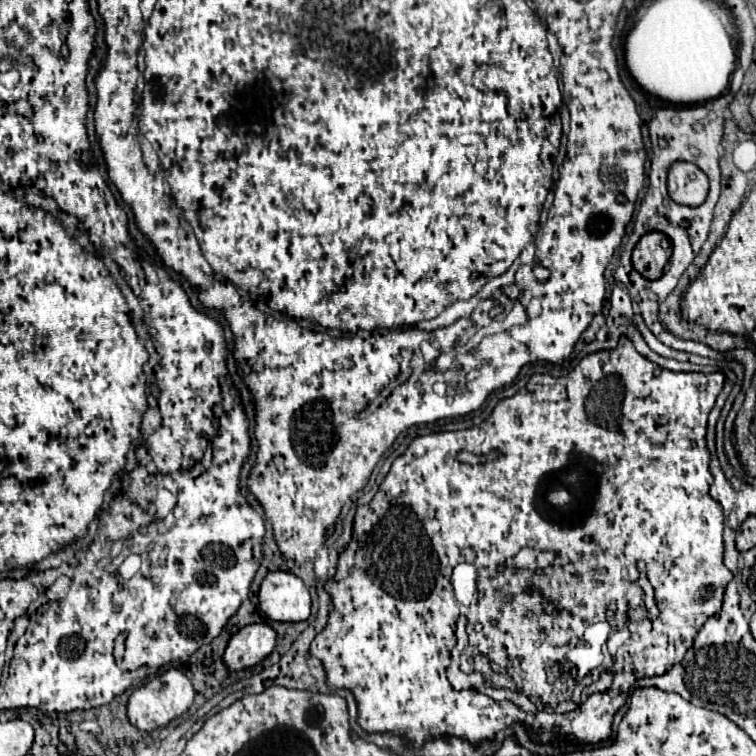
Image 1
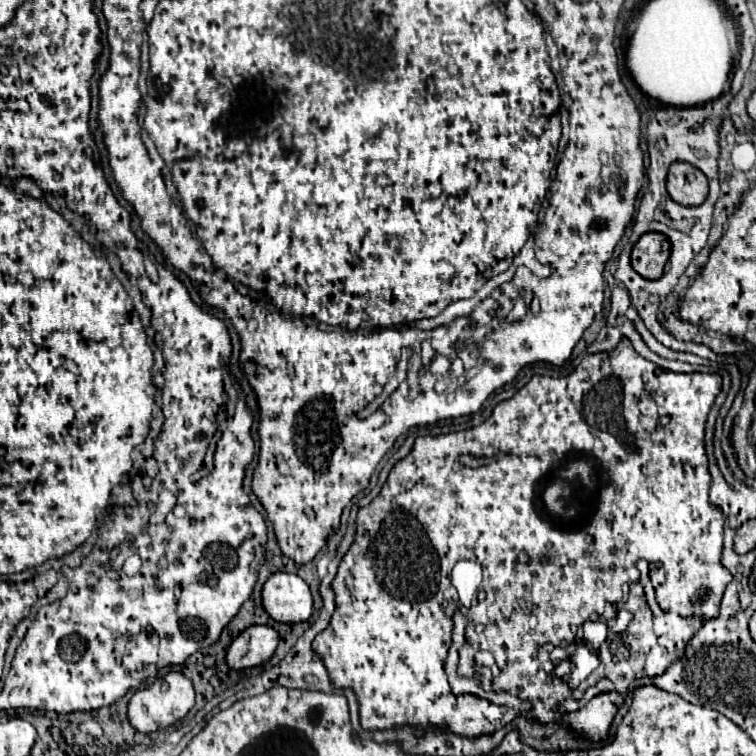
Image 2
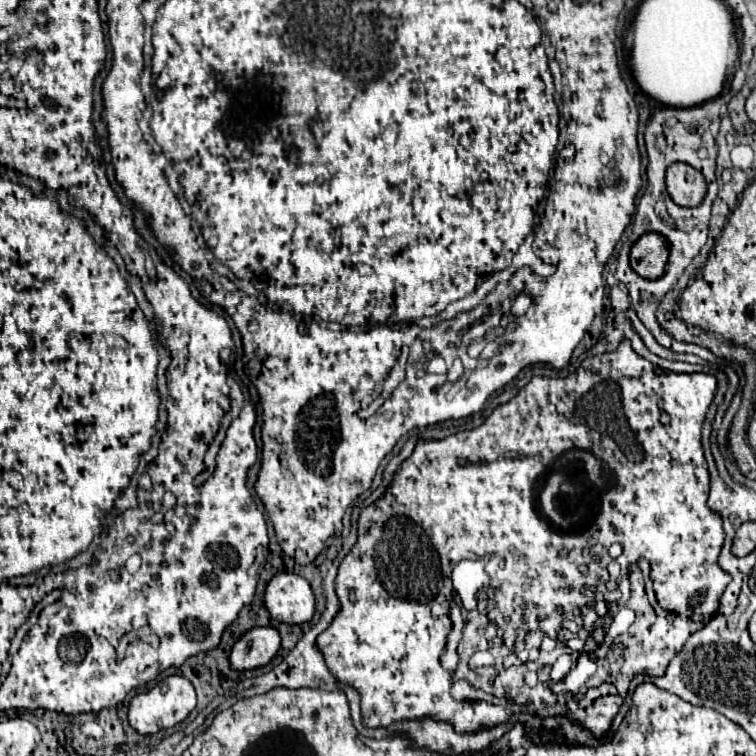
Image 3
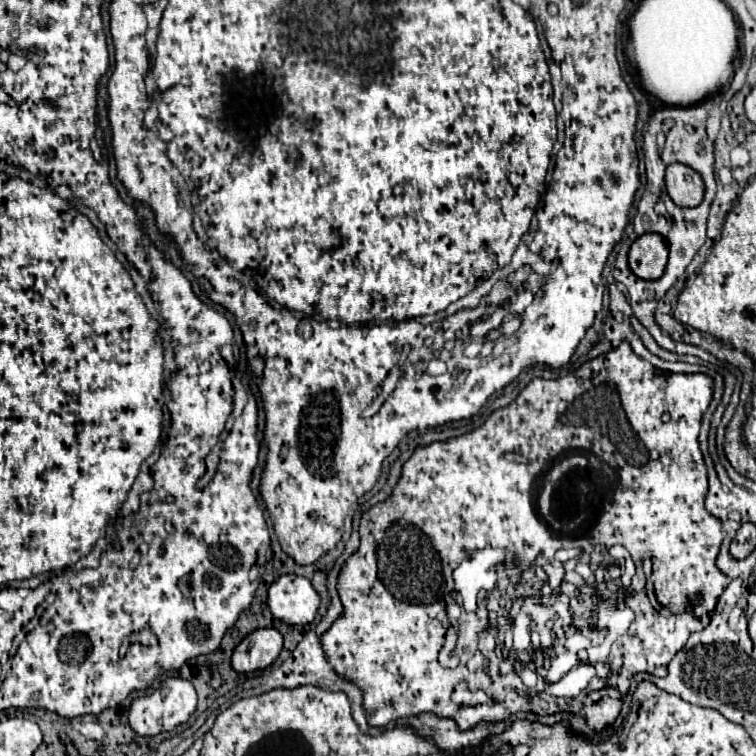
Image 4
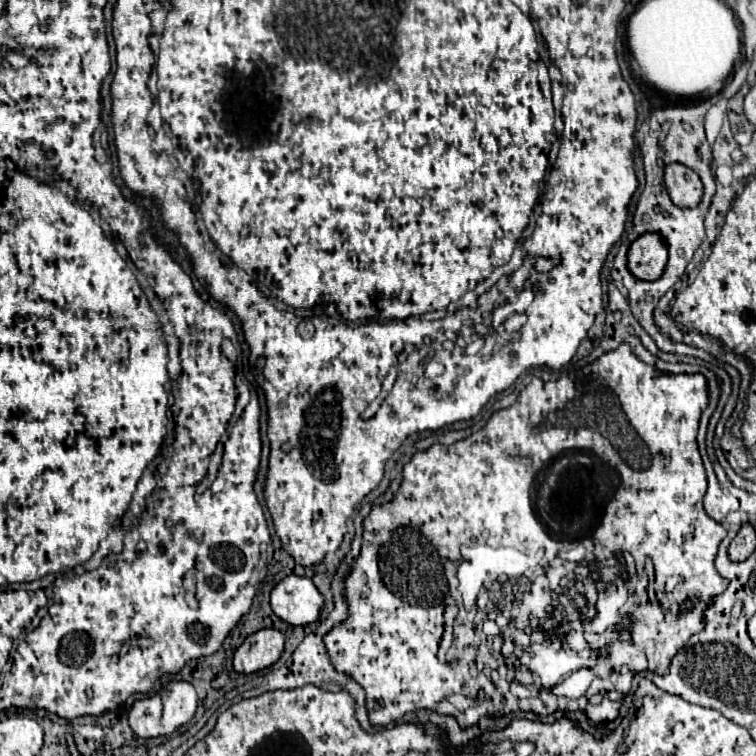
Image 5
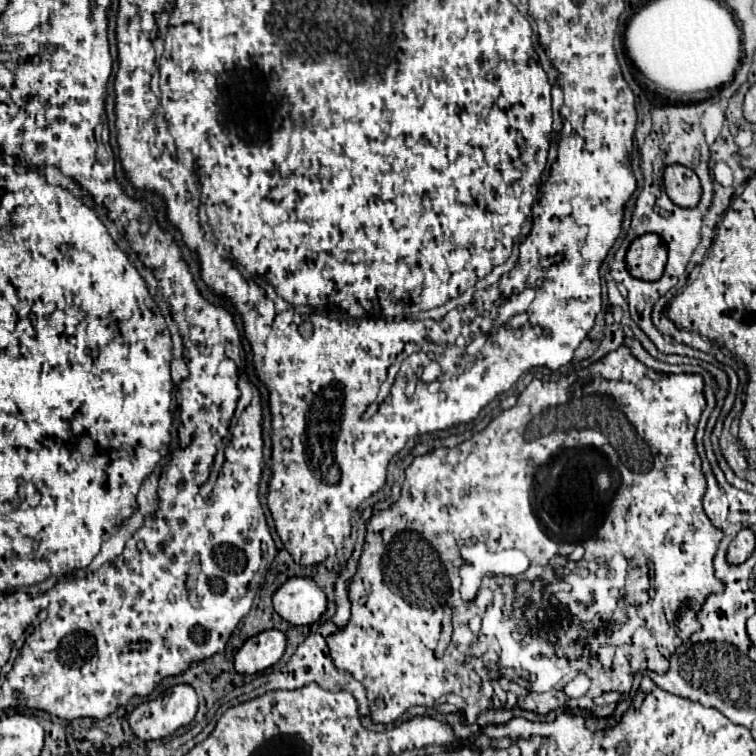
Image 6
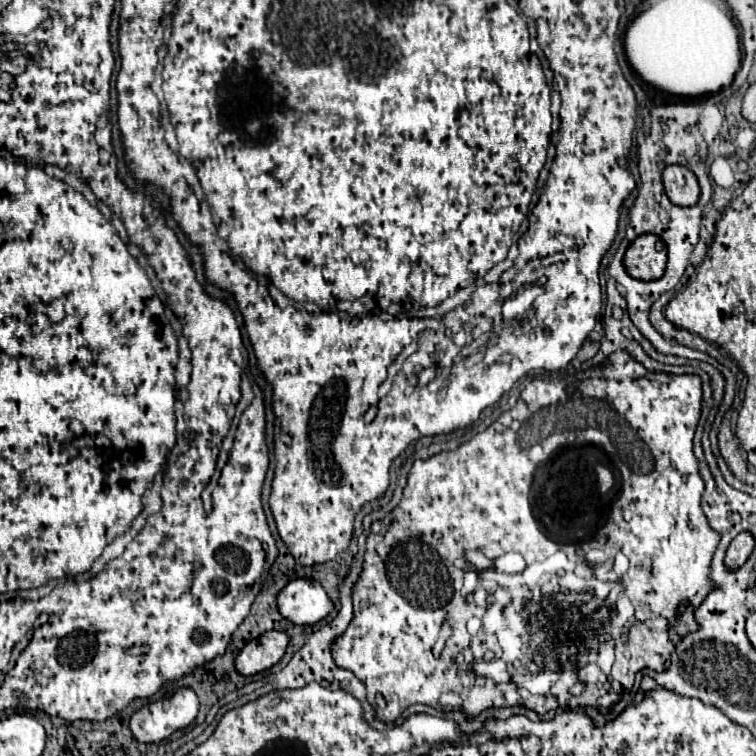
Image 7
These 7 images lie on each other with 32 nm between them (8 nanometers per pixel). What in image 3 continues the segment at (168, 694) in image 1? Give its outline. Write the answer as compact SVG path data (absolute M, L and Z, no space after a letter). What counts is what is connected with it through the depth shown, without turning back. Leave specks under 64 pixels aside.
M172 674L168 678L164 678L162 682L158 682L152 690L140 692L130 700L128 706L128 720L130 726L140 732L140 734L156 734L162 728L172 728L174 724L182 722L196 706L196 692L194 686L188 678Z

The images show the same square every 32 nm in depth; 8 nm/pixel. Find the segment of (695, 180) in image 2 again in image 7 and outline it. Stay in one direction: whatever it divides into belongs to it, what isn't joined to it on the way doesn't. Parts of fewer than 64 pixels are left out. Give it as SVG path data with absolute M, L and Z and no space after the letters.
M680 164L666 166L662 174L662 182L668 198L676 206L694 206L698 202L700 186L698 186L698 178L690 168Z

